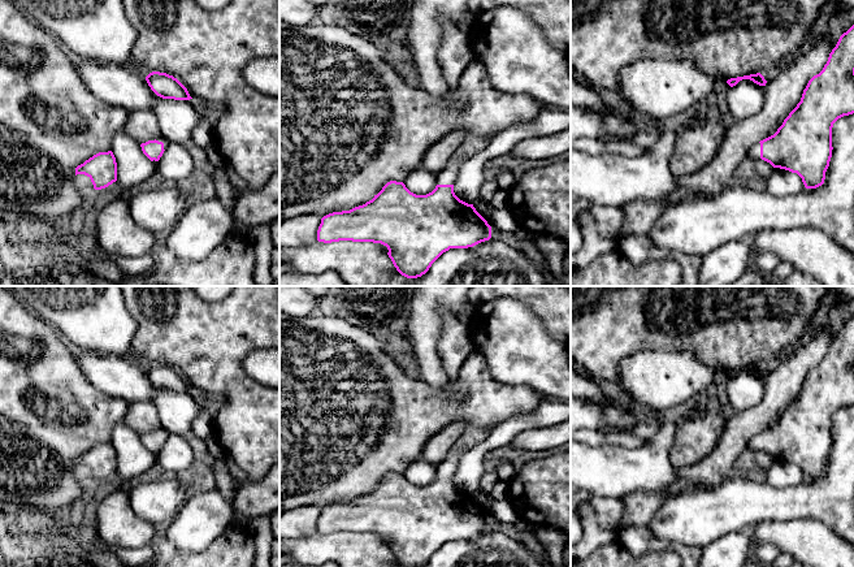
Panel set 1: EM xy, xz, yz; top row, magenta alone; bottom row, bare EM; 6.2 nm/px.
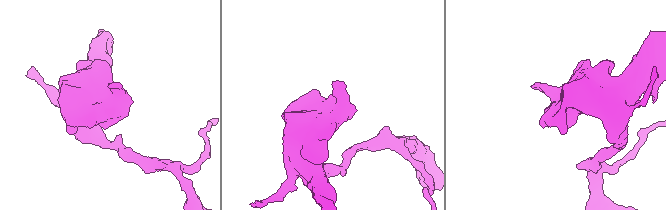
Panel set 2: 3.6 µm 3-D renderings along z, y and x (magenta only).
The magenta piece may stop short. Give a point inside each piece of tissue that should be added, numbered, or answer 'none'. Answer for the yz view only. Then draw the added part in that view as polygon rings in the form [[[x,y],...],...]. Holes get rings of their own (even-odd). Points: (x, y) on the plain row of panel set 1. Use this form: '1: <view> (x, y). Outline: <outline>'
1: yz (754, 444). Outline: [[[760,434],[754,436],[754,437],[749,441],[747,449],[749,449],[751,453],[755,453],[755,451],[760,450]]]

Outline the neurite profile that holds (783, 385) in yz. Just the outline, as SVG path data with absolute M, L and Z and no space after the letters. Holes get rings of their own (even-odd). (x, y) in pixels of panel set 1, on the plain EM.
M823 325L818 334L801 342L773 372L766 375L760 403L727 420L714 450L695 464L680 467L676 482L668 492L638 490L623 497L624 511L616 532L629 525L649 524L671 498L698 484L716 485L731 476L749 441L777 423L801 393L809 372L823 362L832 341L831 326Z

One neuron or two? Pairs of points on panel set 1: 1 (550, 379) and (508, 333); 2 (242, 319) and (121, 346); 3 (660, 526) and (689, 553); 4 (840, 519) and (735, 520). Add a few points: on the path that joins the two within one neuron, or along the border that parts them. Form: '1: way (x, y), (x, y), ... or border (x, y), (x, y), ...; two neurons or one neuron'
1: way (541, 367), (519, 345); one neuron
2: border (129, 314), (137, 323), (131, 349); two neurons
3: border (651, 532), (666, 540), (702, 548); two neurons
4: way (814, 505), (761, 505); one neuron

